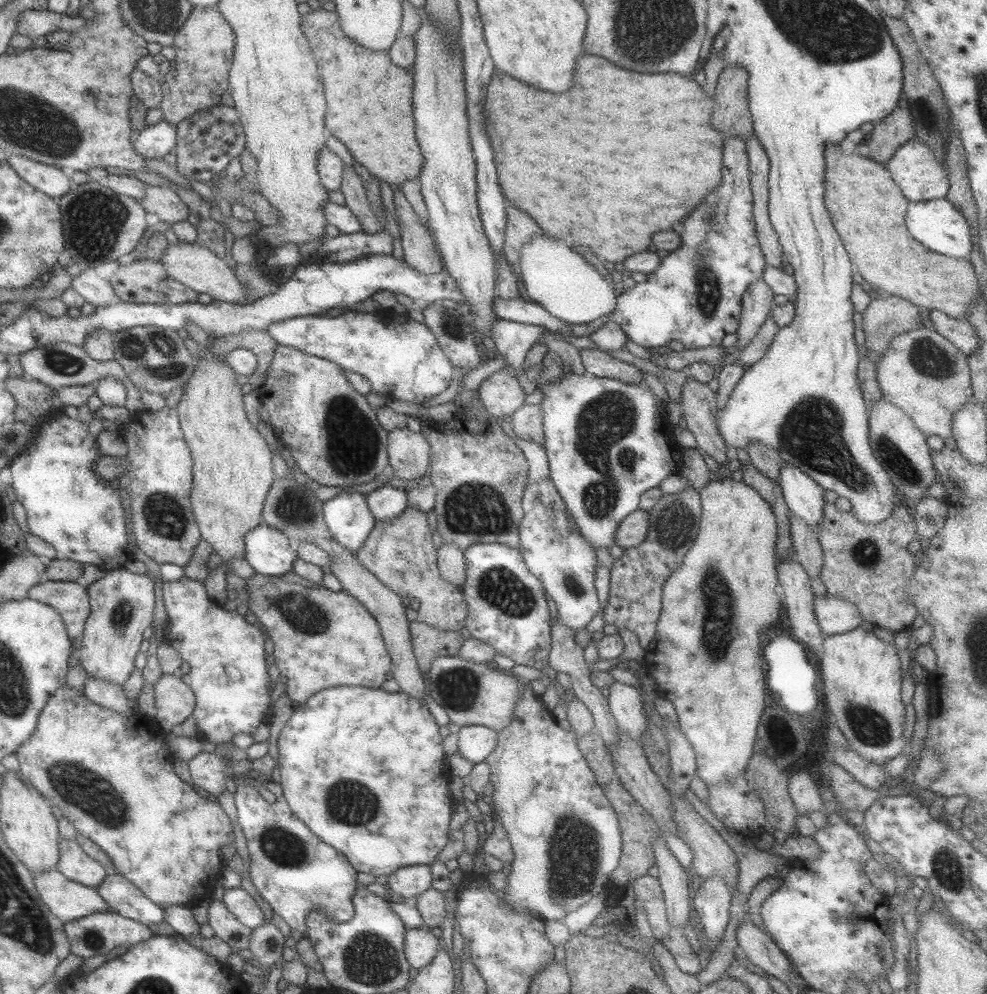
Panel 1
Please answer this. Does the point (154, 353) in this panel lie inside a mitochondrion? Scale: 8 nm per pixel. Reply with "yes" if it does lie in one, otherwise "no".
yes

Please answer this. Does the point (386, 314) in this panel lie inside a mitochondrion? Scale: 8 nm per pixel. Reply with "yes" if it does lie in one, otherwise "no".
no

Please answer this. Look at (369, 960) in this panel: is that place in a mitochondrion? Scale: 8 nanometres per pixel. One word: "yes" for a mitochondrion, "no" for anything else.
yes

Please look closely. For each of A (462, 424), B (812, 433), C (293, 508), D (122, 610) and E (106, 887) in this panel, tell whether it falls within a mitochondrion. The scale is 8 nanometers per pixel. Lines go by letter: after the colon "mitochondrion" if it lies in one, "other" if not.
A: other
B: mitochondrion
C: mitochondrion
D: mitochondrion
E: other

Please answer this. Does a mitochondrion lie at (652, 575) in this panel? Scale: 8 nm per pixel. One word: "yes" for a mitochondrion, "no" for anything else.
no

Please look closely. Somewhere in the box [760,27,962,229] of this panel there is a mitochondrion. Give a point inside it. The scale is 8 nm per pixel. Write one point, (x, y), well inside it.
(925, 116)

